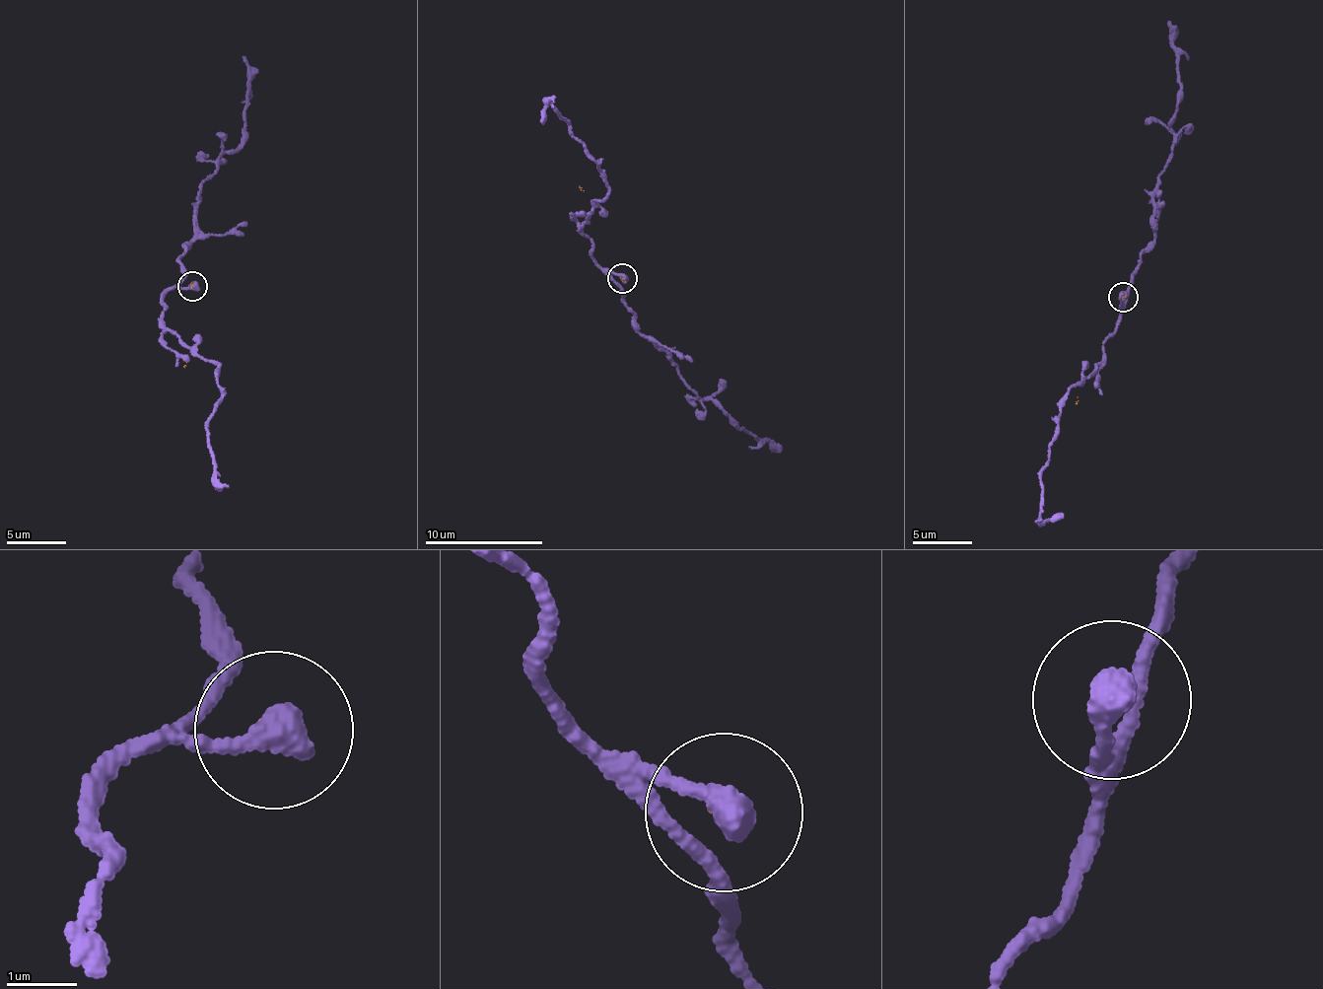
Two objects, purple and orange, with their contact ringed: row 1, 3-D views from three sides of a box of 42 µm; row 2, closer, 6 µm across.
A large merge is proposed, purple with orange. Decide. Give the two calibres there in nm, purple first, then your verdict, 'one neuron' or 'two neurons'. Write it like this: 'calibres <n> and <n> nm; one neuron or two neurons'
calibres 480 and 60 nm; two neurons

